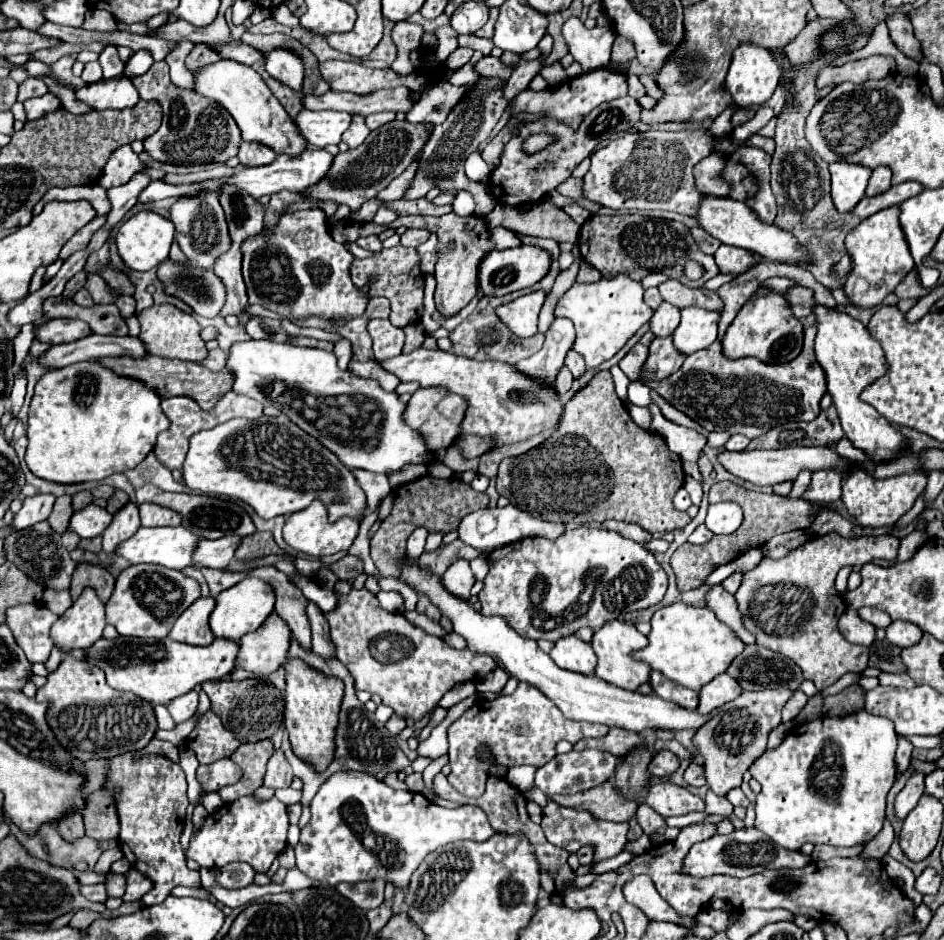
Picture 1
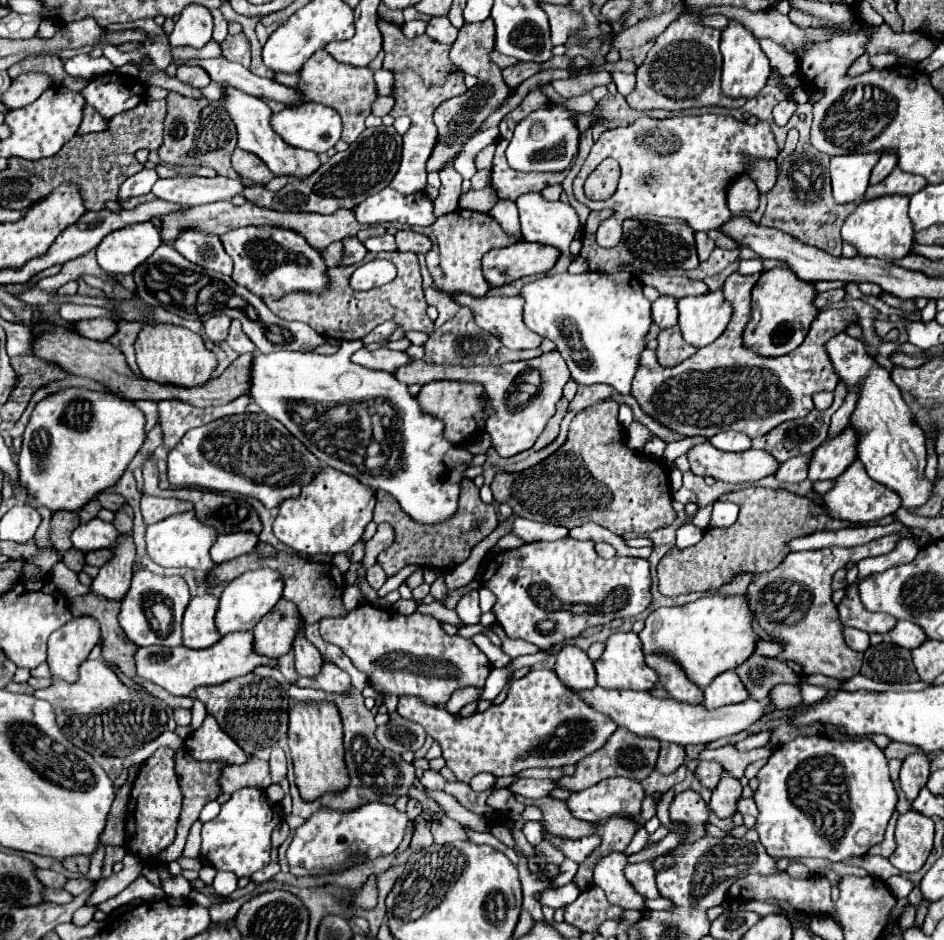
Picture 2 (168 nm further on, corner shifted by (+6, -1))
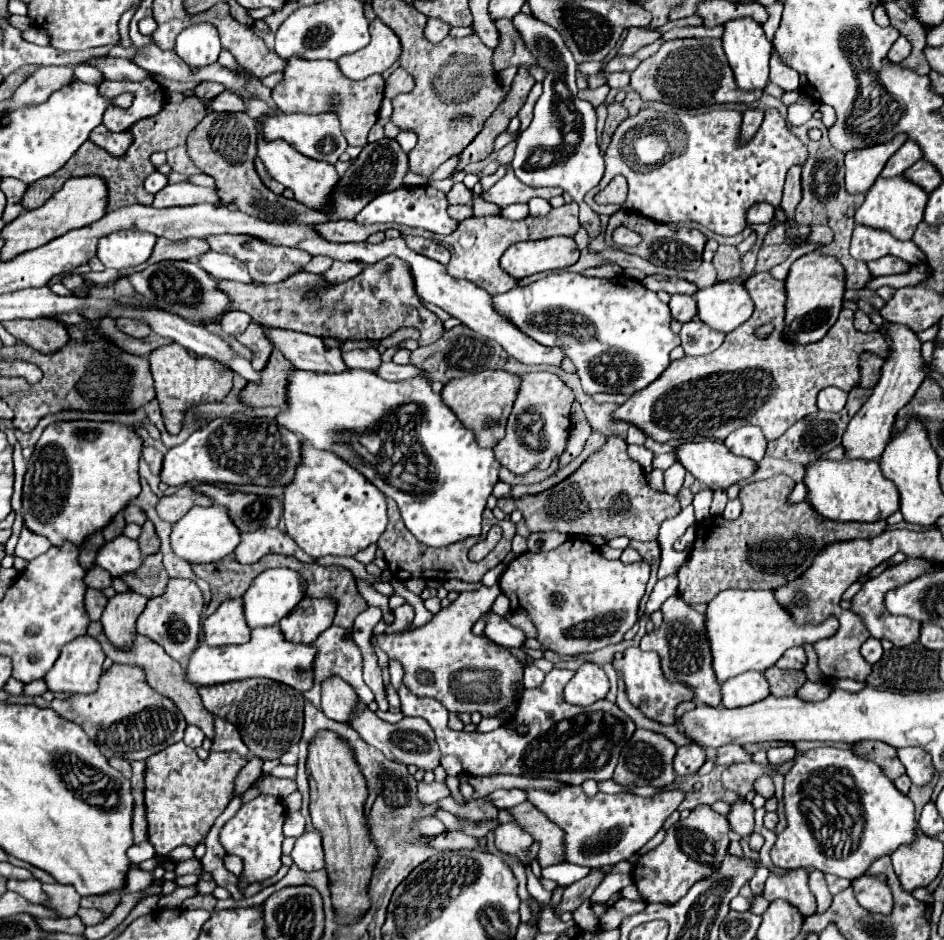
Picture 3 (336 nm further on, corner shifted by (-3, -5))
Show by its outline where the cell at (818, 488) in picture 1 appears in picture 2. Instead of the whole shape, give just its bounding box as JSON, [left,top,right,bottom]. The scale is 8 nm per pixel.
[809,424,855,482]

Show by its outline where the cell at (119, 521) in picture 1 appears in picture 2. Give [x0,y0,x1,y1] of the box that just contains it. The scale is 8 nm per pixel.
[91,536,135,602]

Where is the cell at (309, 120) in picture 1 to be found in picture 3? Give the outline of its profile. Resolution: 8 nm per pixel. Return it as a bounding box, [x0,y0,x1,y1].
[264,112,346,164]

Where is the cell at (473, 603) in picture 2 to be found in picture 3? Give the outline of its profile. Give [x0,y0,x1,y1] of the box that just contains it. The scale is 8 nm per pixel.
[482,612,524,648]

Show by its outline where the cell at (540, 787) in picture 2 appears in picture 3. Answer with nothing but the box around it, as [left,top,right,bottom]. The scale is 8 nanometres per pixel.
[490,788,528,808]

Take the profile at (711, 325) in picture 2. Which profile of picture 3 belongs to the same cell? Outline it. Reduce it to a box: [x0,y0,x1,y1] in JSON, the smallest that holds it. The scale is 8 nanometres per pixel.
[696,282,754,334]

